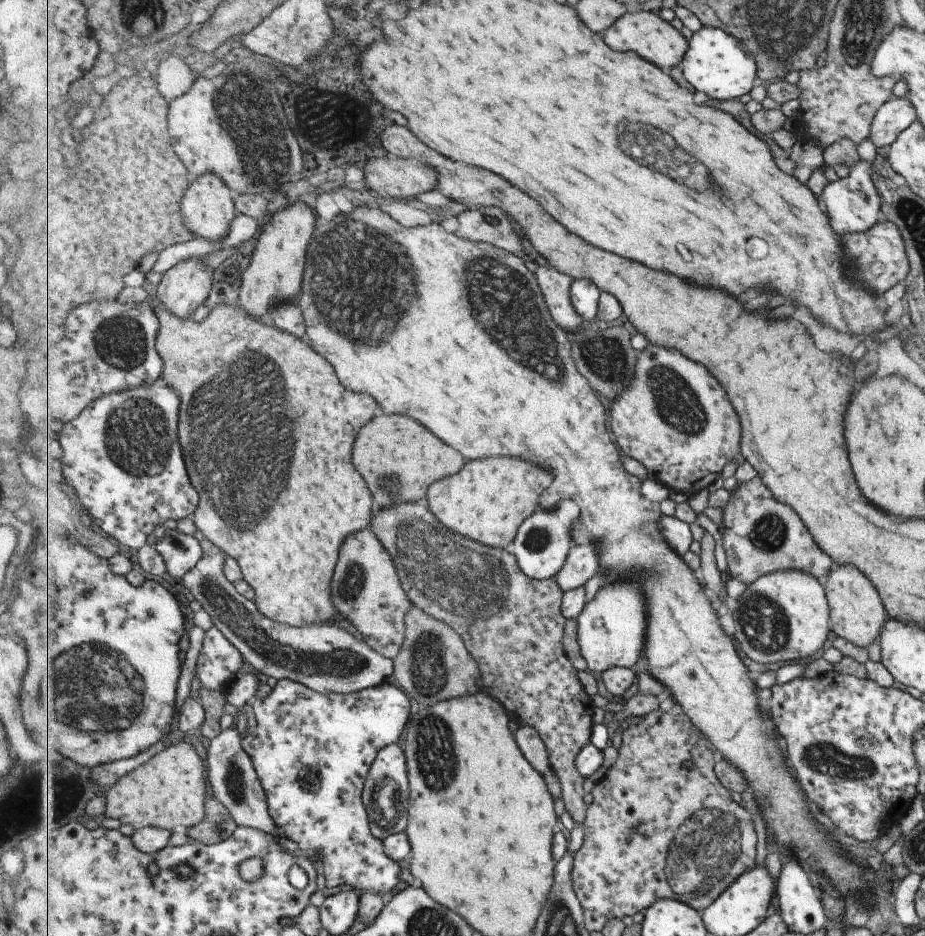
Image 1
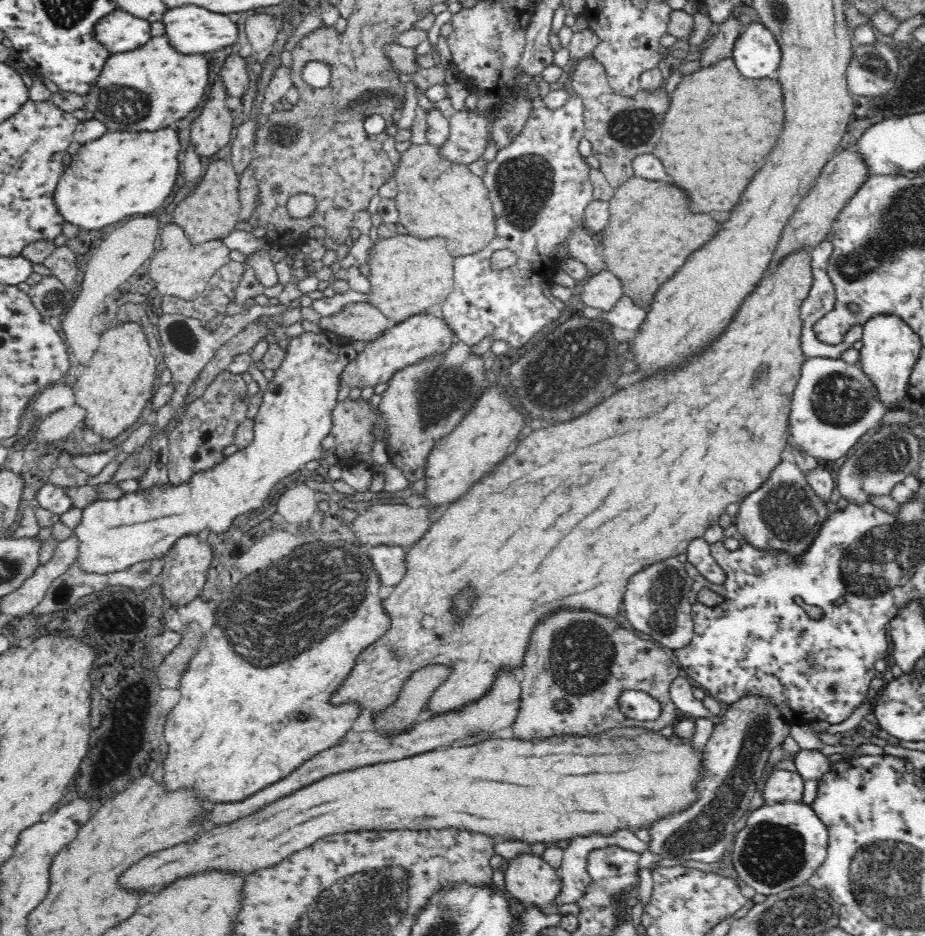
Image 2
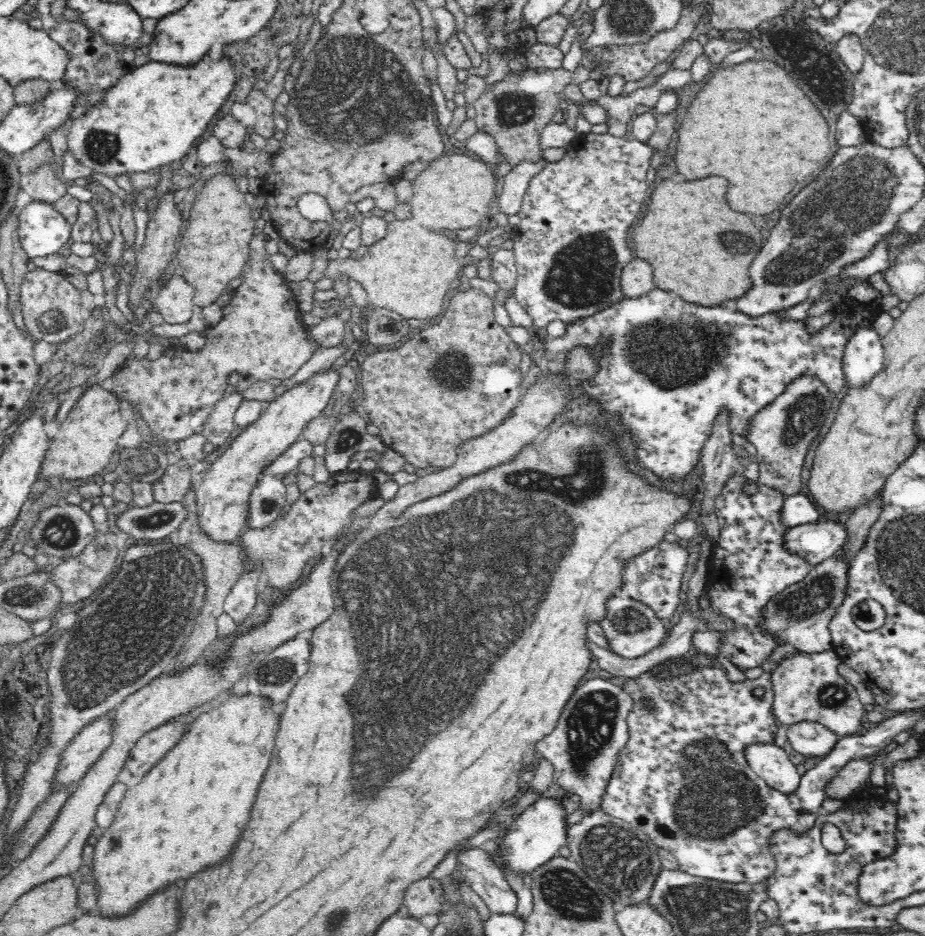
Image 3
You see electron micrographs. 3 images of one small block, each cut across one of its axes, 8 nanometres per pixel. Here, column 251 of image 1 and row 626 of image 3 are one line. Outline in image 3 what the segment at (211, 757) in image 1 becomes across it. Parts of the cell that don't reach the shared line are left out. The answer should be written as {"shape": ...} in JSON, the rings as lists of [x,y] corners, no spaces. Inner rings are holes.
{"shape":[[[839,555],[827,558],[824,562],[811,567],[810,572],[794,585],[783,588],[779,594],[771,597],[771,600],[762,608],[758,630],[767,638],[774,639],[776,644],[790,644],[804,652],[824,652],[833,649],[831,634],[829,631],[830,618],[834,616],[834,608],[838,608],[843,602],[843,589],[846,588],[846,570],[848,561],[838,559]]]}

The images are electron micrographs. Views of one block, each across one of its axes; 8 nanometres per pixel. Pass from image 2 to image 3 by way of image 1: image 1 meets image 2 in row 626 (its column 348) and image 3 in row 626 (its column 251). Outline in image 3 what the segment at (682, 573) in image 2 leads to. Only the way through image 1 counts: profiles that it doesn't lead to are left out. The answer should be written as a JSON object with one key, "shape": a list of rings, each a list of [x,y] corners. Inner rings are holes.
{"shape":[[[620,593],[607,598],[606,612],[598,620],[598,624],[602,627],[607,648],[615,655],[627,659],[637,659],[639,656],[648,654],[653,648],[662,644],[667,634],[664,623],[654,615],[652,609]]]}

